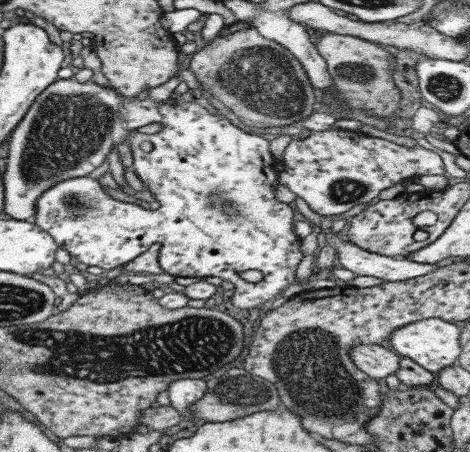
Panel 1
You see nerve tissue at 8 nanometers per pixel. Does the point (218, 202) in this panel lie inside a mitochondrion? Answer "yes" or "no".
yes

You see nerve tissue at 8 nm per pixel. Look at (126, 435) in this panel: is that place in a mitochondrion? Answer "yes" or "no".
no

